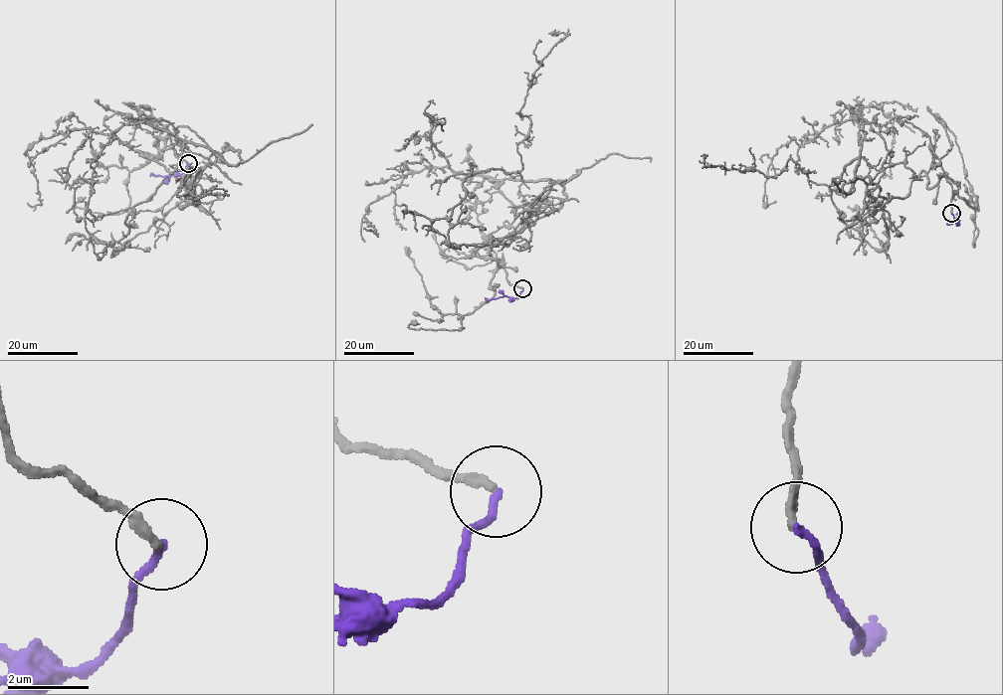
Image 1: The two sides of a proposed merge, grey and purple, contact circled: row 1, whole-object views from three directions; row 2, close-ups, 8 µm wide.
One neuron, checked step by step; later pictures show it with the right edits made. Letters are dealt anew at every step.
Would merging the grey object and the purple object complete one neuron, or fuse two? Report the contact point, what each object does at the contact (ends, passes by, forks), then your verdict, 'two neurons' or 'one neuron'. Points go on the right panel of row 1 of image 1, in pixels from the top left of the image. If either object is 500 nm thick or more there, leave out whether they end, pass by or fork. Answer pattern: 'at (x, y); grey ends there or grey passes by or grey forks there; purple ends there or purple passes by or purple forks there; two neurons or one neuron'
at (951, 213); grey ends there; purple ends there; one neuron

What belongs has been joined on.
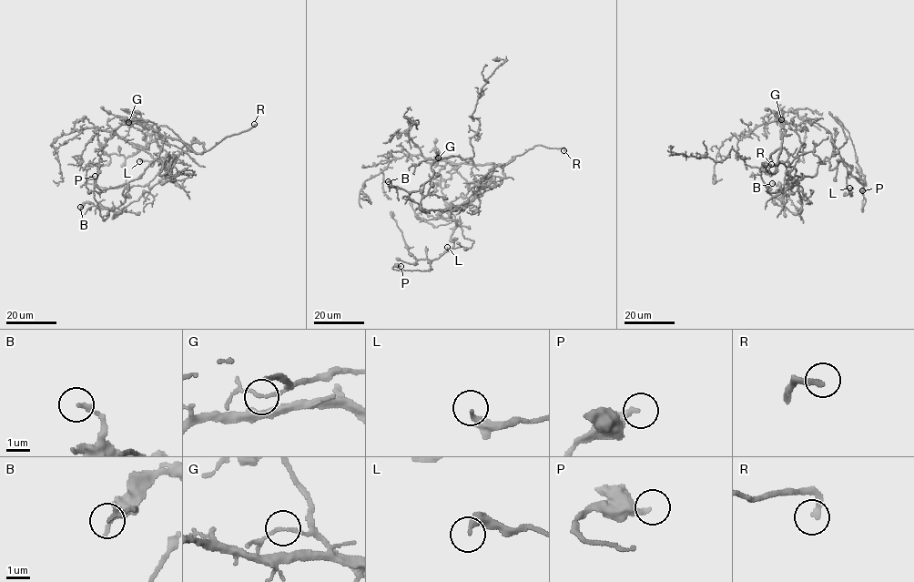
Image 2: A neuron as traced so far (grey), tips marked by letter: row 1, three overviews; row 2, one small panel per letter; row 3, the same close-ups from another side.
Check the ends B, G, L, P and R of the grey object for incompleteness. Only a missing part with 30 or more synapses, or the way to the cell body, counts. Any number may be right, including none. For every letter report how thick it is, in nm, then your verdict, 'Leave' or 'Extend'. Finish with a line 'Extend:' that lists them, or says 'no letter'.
B: Thickness 190 nm. Leave
G: Thickness 100 nm. Leave
L: Thickness 240 nm. Leave
P: Thickness 260 nm. Leave
R: Thickness 240 nm. Extend
Extend: R

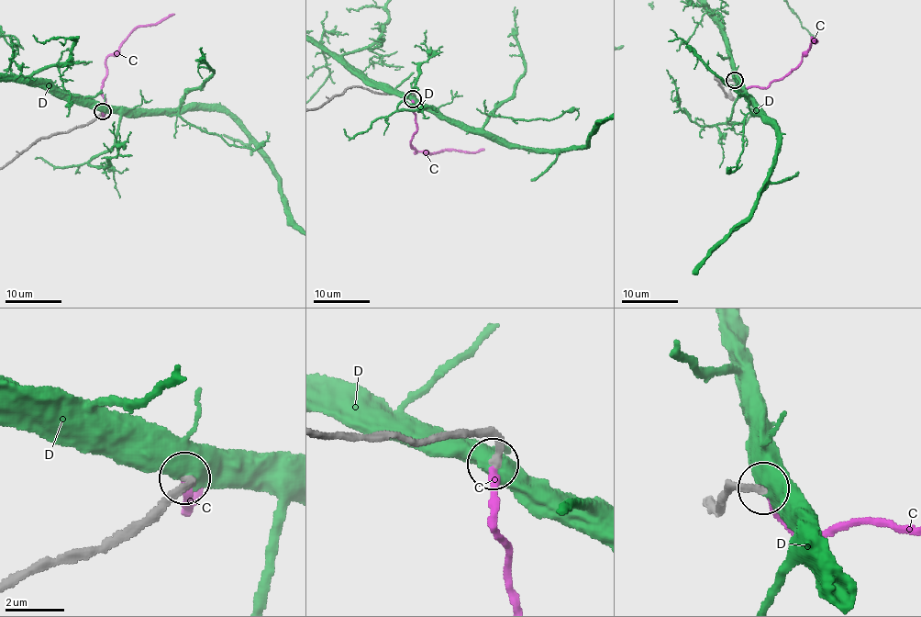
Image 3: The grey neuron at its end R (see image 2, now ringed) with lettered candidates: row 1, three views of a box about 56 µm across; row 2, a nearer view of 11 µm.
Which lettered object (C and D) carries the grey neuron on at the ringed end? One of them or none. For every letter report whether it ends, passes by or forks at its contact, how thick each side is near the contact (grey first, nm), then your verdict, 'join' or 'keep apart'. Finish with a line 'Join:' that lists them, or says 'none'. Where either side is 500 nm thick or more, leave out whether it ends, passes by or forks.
C: it ends | 240/220 nm | join
D: 260/800 nm | keep apart
Join: C

